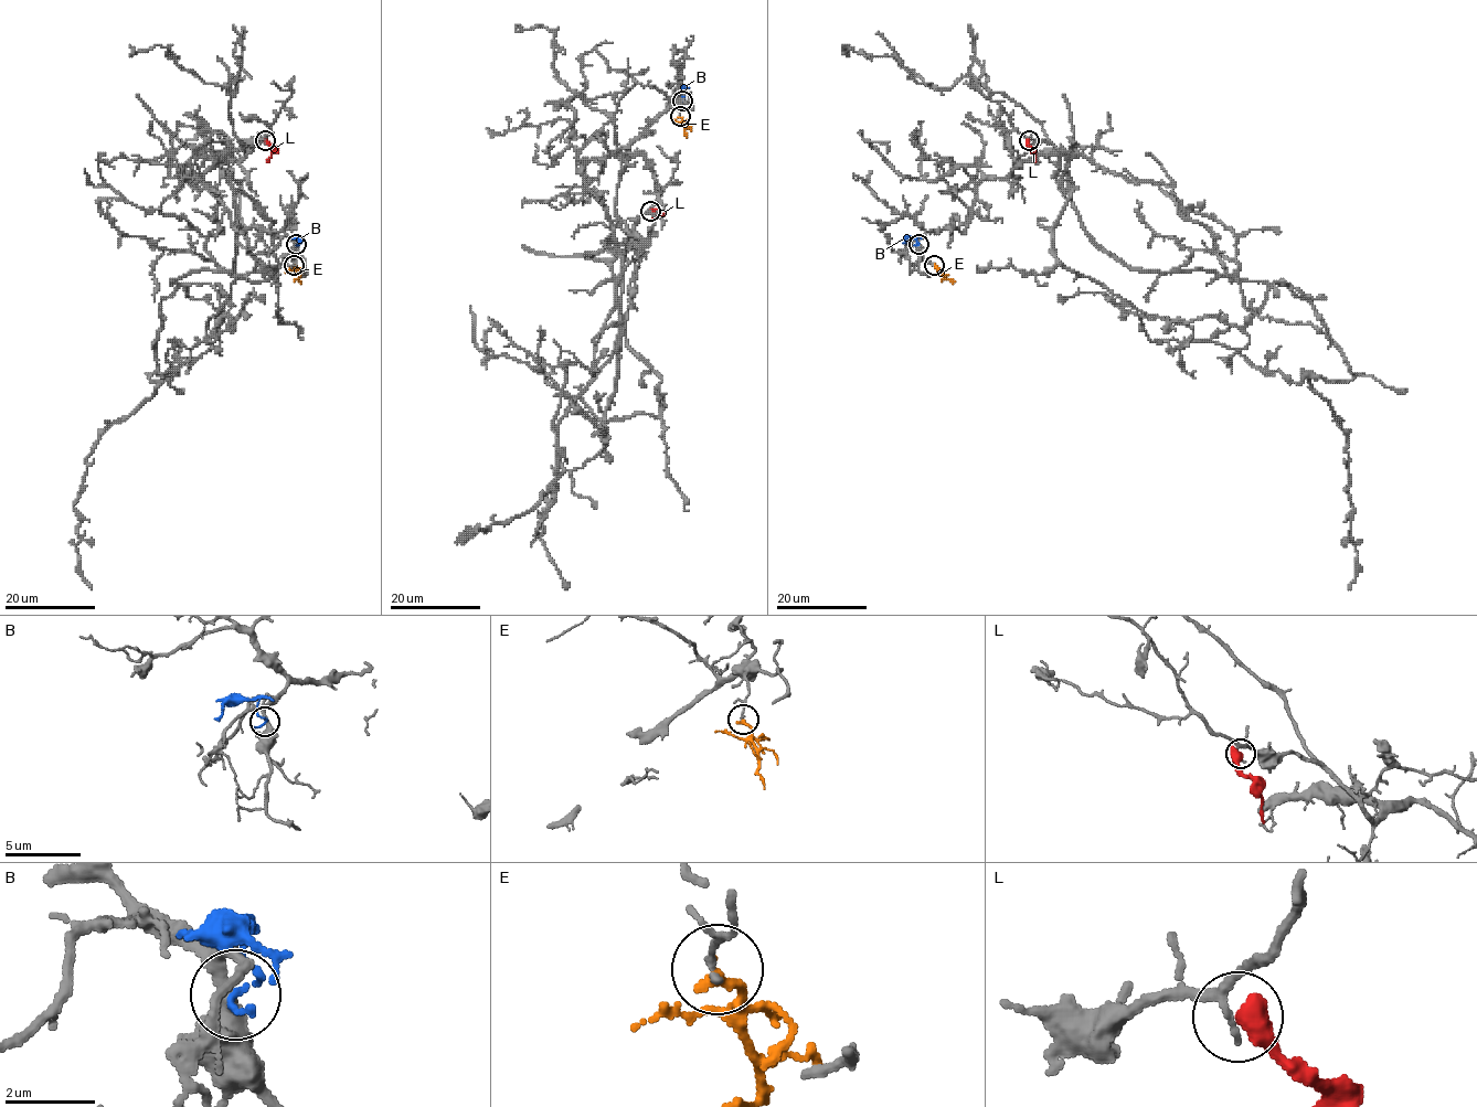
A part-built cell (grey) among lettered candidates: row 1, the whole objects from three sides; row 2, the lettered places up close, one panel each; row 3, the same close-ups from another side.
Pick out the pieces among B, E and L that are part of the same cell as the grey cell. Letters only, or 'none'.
none

